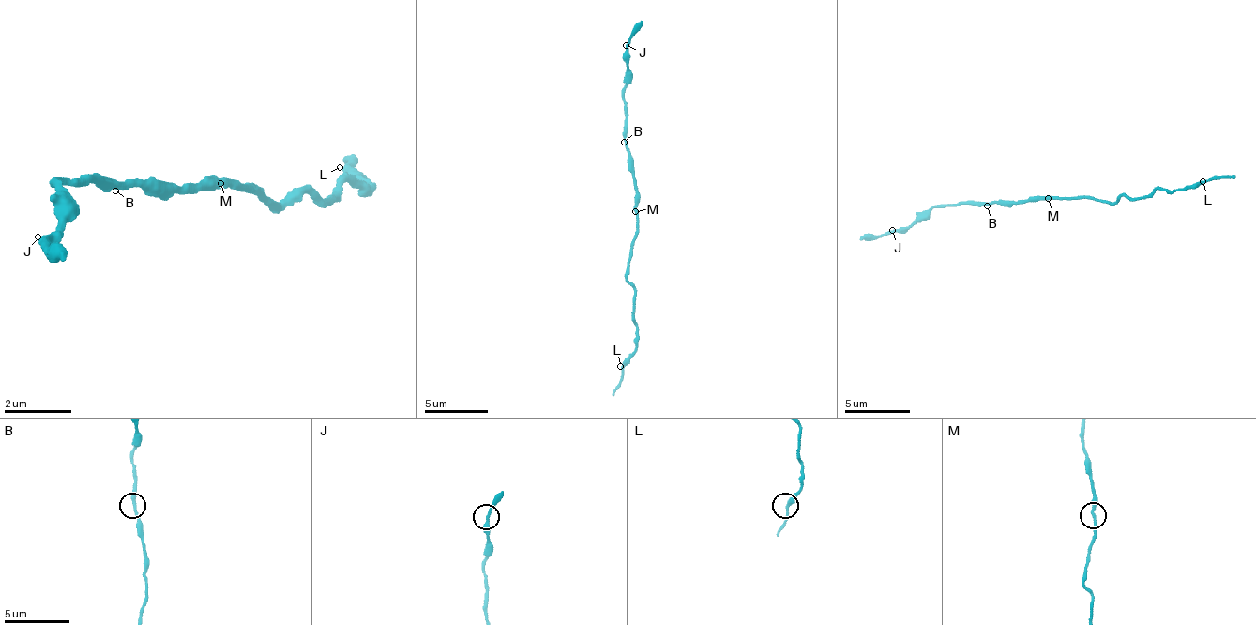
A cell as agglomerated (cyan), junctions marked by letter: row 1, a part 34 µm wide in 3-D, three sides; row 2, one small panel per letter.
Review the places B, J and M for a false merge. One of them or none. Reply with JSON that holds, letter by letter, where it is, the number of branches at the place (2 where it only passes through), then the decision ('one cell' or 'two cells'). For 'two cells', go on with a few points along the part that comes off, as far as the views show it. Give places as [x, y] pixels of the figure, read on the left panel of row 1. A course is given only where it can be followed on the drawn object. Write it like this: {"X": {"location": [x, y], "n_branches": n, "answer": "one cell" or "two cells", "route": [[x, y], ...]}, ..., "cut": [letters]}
{"B": {"location": [115, 190], "n_branches": 2, "answer": "one cell"}, "J": {"location": [37, 236], "n_branches": 2, "answer": "one cell"}, "M": {"location": [220, 183], "n_branches": 2, "answer": "two cells", "route": [[218, 181], [253, 184], [285, 207], [307, 190], [375, 190], [350, 154]]}, "cut": ["M"]}

